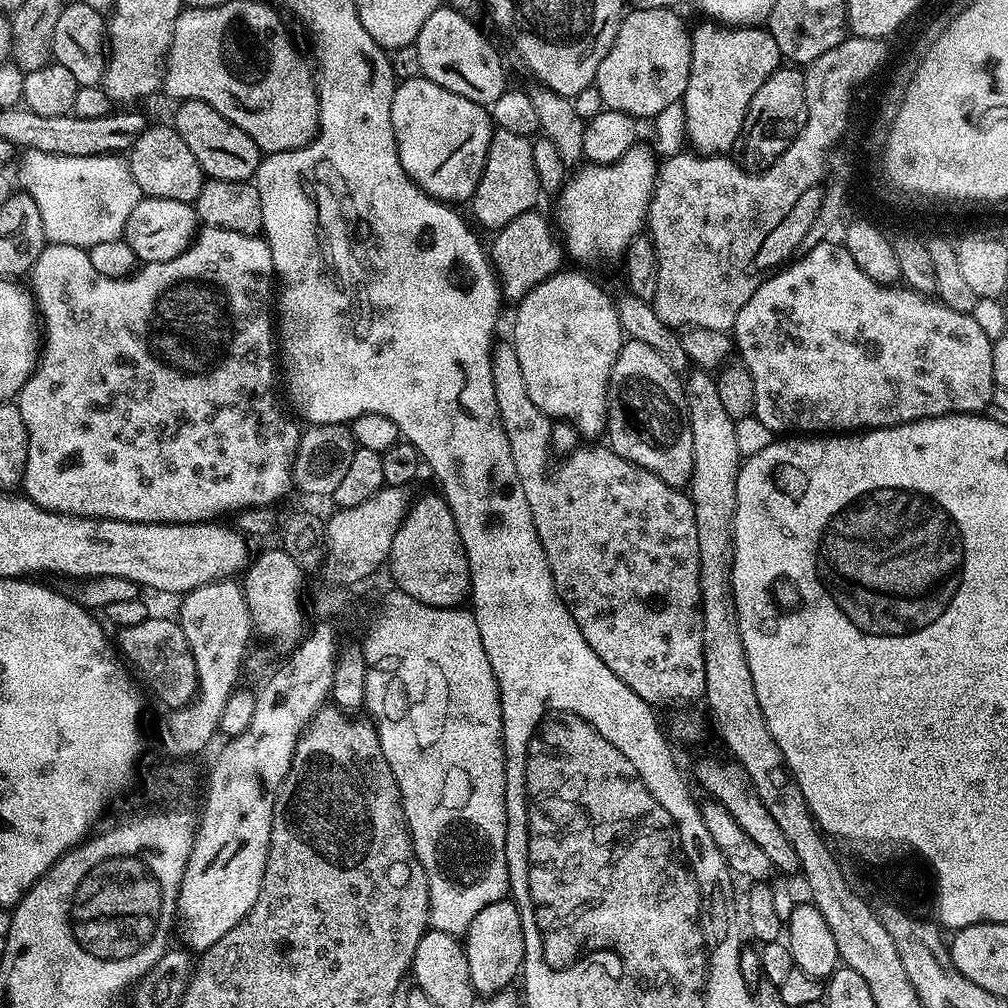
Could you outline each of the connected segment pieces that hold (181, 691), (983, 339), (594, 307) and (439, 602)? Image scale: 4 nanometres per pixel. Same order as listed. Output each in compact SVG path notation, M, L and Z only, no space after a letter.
M149 618L146 622L138 622L138 626L119 629L118 635L121 648L119 651L123 659L127 663L129 660L133 664L131 667L144 675L145 682L156 691L156 696L165 704L165 709L185 708L196 699L198 674L194 670L194 654L190 654L186 634L175 619Z
M828 242L816 243L803 253L801 260L793 259L787 266L764 278L769 280L761 279L754 294L750 294L750 302L746 302L742 310L738 310L734 348L738 356L740 352L739 359L746 370L750 370L750 378L754 378L754 414L760 419L762 426L766 426L773 434L852 434L857 430L889 428L895 424L914 422L924 416L951 416L954 412L983 413L987 405L992 403L993 337L988 336L986 330L982 330L982 326L978 326L978 322L974 322L972 315L967 312L950 310L950 306L940 303L939 299L914 292L907 286L885 286L874 282L872 278L866 278L866 274L858 270L858 262L850 258L843 243L824 243Z
M561 270L529 290L515 308L510 343L518 354L518 366L530 402L534 402L534 406L553 421L572 424L581 437L603 437L608 427L610 370L614 370L614 362L626 339L614 300L588 277Z
M443 495L424 496L421 500L411 501L408 513L404 516L398 534L394 534L394 542L390 546L387 571L392 571L392 580L403 595L414 598L426 606L435 608L459 608L469 599L472 583L470 582L470 566L466 558L466 550L462 546L462 538L458 534L458 526L454 522L454 514Z

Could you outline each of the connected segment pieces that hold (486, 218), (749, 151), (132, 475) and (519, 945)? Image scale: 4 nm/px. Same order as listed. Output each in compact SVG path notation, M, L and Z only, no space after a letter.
M496 128L490 138L482 178L474 190L470 201L471 219L484 228L499 230L506 222L514 222L518 214L526 214L537 207L536 199L541 199L538 170L534 170L534 150L532 140L522 134L510 134L510 130Z
M781 66L777 68L774 74L770 74L770 78L766 78L766 82L762 82L762 87L758 89L758 94L754 94L754 98L746 110L746 118L742 122L742 130L739 138L736 139L736 147L734 149L739 163L744 166L751 166L756 170L770 167L789 148L792 144L792 139L795 136L799 136L800 129L804 127L807 117L808 103L804 97L804 72L796 66Z
M207 226L199 229L198 235L193 239L188 251L178 254L178 258L170 258L170 262L154 262L137 267L127 277L107 277L94 270L90 262L88 252L78 246L66 246L65 244L45 243L42 254L34 262L30 273L31 291L38 307L39 315L42 317L42 351L36 369L32 377L22 386L18 403L22 422L26 422L26 434L28 435L28 453L26 454L26 466L24 467L24 479L22 481L22 492L27 499L36 503L47 512L60 512L63 516L93 516L99 520L121 520L122 522L142 522L143 524L202 524L224 518L227 512L239 514L246 508L267 508L275 505L275 500L280 500L288 491L293 491L292 467L296 451L300 445L302 428L291 415L284 416L282 409L276 405L276 396L272 393L272 383L277 383L278 368L274 363L274 262L270 254L270 246L263 235L247 236L238 234L234 230L222 230L221 228L209 228Z
M505 898L490 902L486 910L474 914L463 937L464 953L470 966L472 986L477 993L495 994L509 987L512 979L521 975L524 966L524 935L522 918L515 900Z

